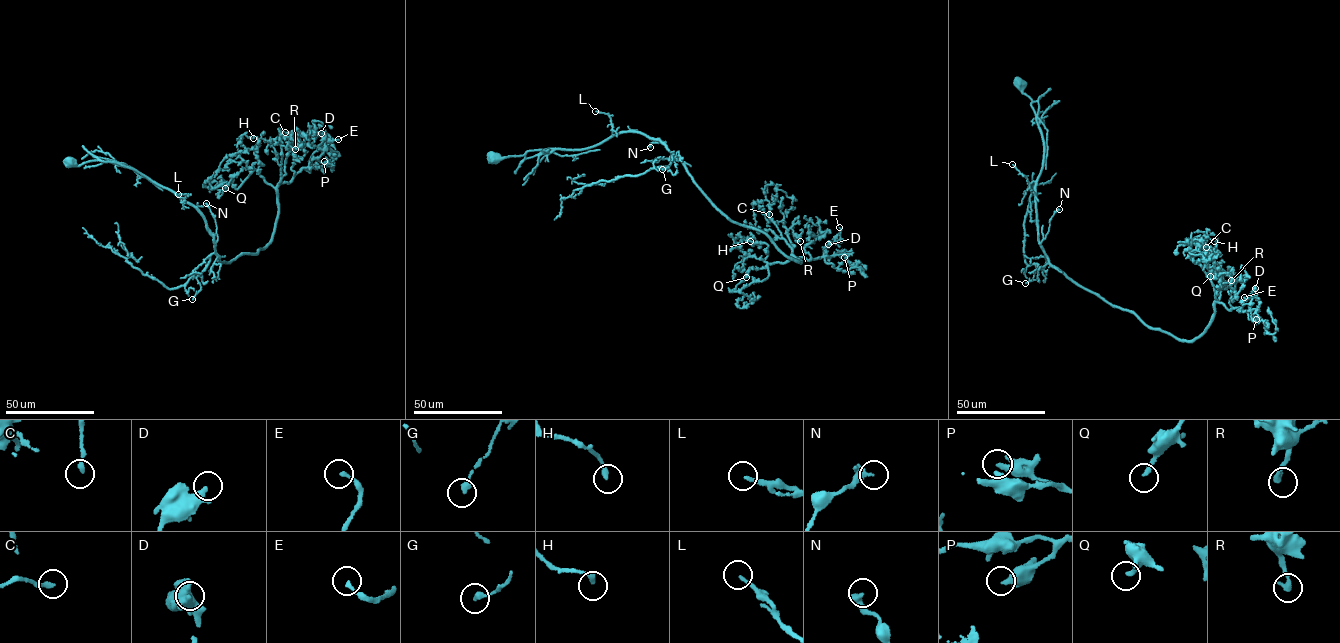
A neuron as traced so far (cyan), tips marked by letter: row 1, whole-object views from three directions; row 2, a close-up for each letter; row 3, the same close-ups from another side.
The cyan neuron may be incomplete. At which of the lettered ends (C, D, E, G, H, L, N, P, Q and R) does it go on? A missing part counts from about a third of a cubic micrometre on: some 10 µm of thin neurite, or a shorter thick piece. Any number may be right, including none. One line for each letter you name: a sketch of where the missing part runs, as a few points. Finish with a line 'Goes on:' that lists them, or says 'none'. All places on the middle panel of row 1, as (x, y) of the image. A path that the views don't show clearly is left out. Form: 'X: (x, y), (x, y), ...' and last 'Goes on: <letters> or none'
Goes on: none

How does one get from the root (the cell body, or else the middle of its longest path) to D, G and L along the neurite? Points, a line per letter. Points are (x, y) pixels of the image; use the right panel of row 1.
D: (1019, 84), (1044, 143), (1035, 204), (1049, 263), (1186, 341), (1205, 330), (1216, 302), (1257, 308), (1255, 288)
G: (1019, 84), (1033, 102), (1045, 149), (1035, 204), (1046, 262), (1041, 268), (1037, 264), (1033, 279), (1025, 283)
L: (1019, 84), (1022, 91), (1033, 102), (1044, 151), (1035, 182), (1029, 183), (1012, 164)

